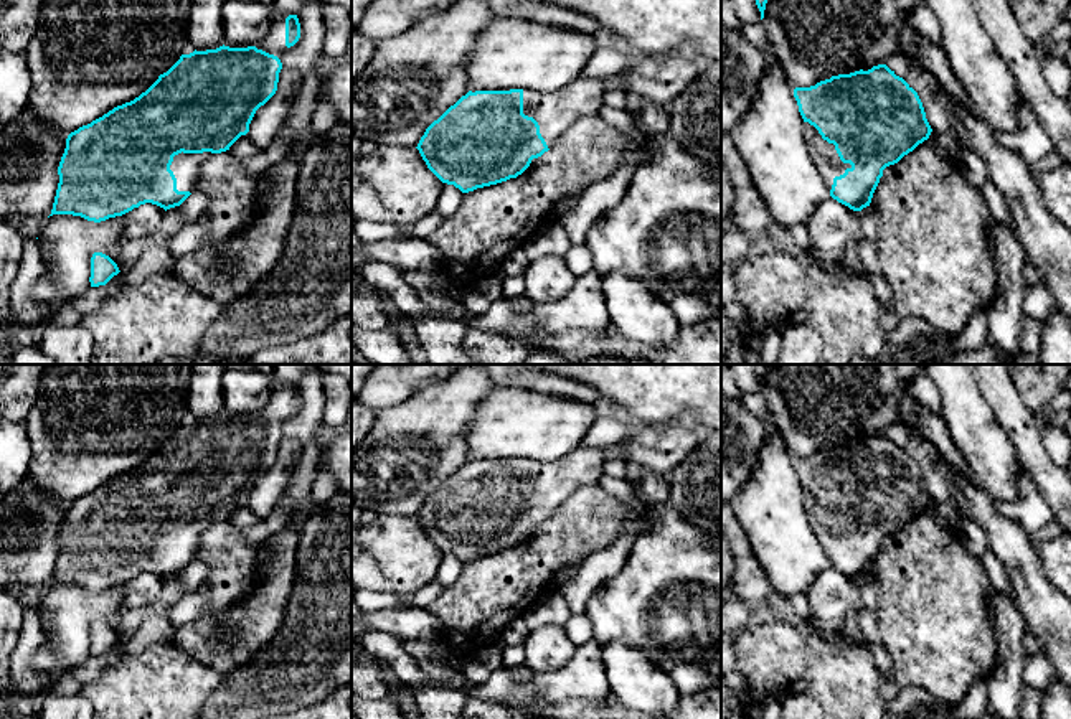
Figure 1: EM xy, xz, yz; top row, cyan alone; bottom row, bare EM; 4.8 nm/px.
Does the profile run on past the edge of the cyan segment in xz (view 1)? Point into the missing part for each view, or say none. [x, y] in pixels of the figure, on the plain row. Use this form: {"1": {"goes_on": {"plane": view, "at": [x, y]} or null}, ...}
{"1": {"goes_on": {"plane": "xz", "at": [555, 482]}}}

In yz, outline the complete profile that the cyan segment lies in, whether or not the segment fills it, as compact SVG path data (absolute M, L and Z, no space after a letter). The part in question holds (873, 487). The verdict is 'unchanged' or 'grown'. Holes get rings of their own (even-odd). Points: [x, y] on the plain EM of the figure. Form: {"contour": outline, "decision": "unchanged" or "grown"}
{"contour": "M886 434L795 457L794 467L805 491L804 505L812 531L830 566L853 580L870 576L883 539L898 533L932 501L918 462Z", "decision": "grown"}

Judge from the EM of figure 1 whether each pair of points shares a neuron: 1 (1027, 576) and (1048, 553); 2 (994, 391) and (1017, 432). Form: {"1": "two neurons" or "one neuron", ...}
{"1": "two neurons", "2": "one neuron"}

